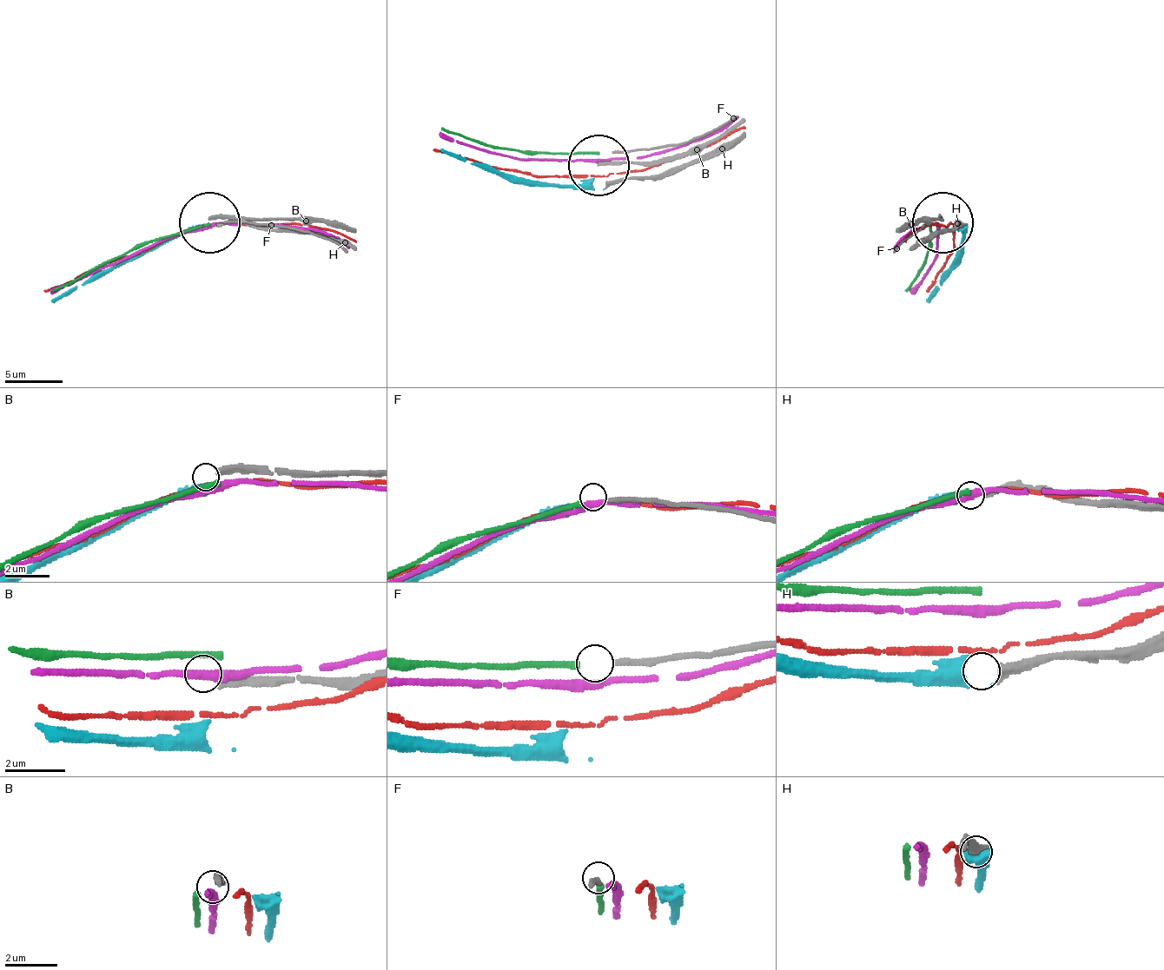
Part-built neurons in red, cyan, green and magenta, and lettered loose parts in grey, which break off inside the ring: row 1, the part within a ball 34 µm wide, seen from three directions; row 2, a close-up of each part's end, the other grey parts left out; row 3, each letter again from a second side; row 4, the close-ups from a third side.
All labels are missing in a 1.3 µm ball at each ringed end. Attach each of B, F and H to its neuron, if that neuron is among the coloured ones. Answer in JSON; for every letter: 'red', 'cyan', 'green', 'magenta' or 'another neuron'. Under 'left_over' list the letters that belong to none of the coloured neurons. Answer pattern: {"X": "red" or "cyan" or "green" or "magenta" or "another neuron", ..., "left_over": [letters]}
{"B": "another neuron", "F": "green", "H": "cyan", "left_over": ["B"]}

